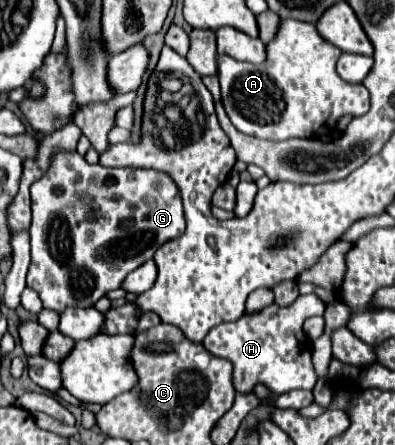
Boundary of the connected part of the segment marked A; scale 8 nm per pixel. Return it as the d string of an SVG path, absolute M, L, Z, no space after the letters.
M282 18L276 36L266 46L266 60L262 64L238 62L230 56L218 56L218 78L222 88L222 104L230 122L244 134L264 140L288 140L288 138L320 138L336 128L336 122L344 114L362 116L370 110L370 94L364 86L342 80L336 72L336 60L342 52L326 42L314 24L306 24L294 18Z

